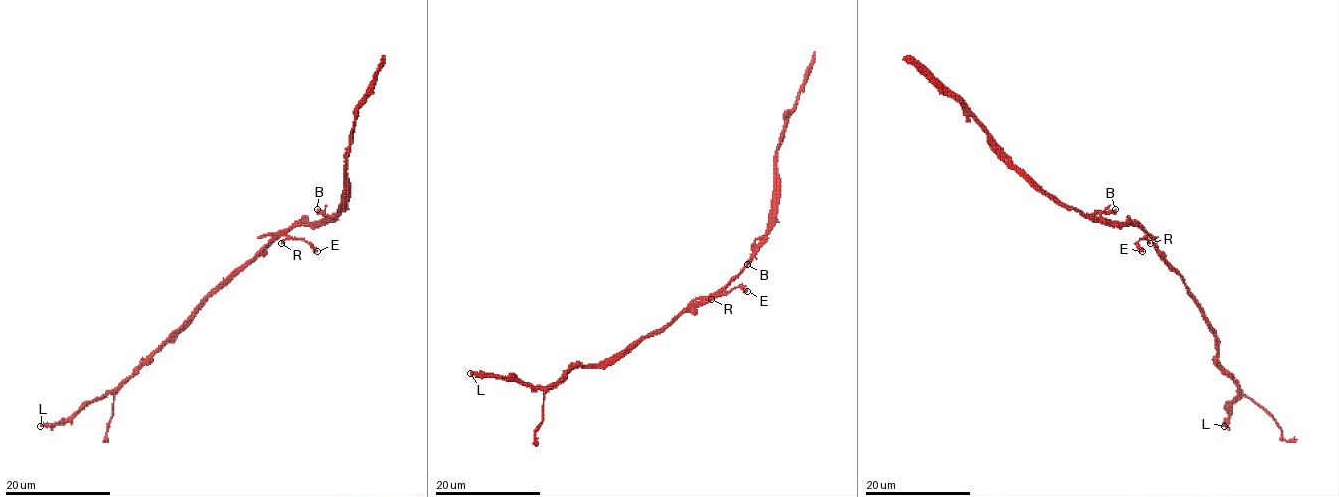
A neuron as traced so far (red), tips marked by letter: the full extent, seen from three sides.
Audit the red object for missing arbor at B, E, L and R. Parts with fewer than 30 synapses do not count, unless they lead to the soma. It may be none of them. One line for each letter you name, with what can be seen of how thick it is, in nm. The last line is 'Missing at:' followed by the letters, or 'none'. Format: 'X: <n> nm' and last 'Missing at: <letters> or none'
E: 240 nm
L: 480 nm
Missing at: E, L

